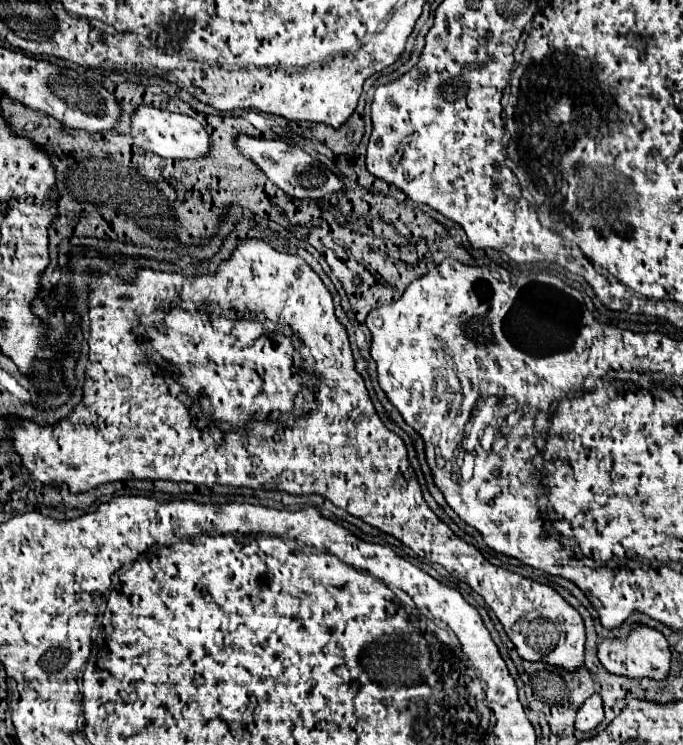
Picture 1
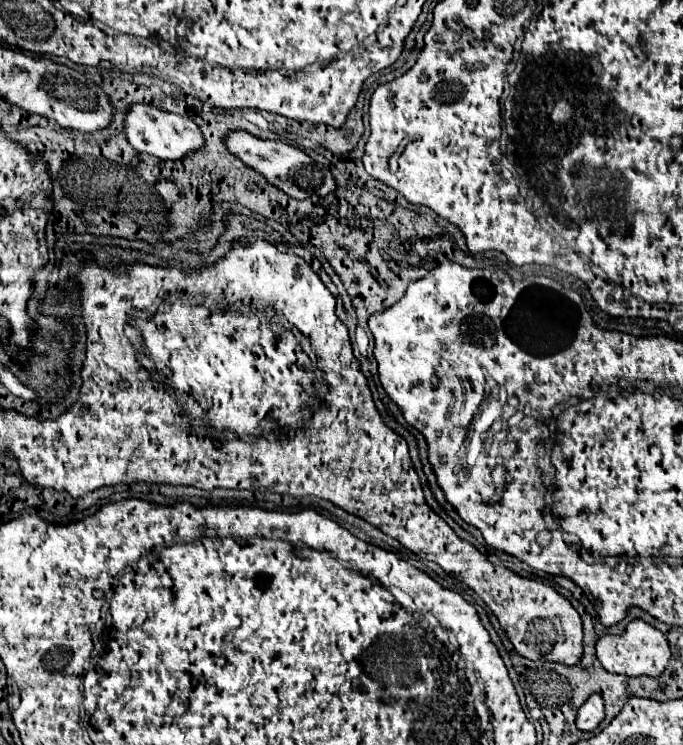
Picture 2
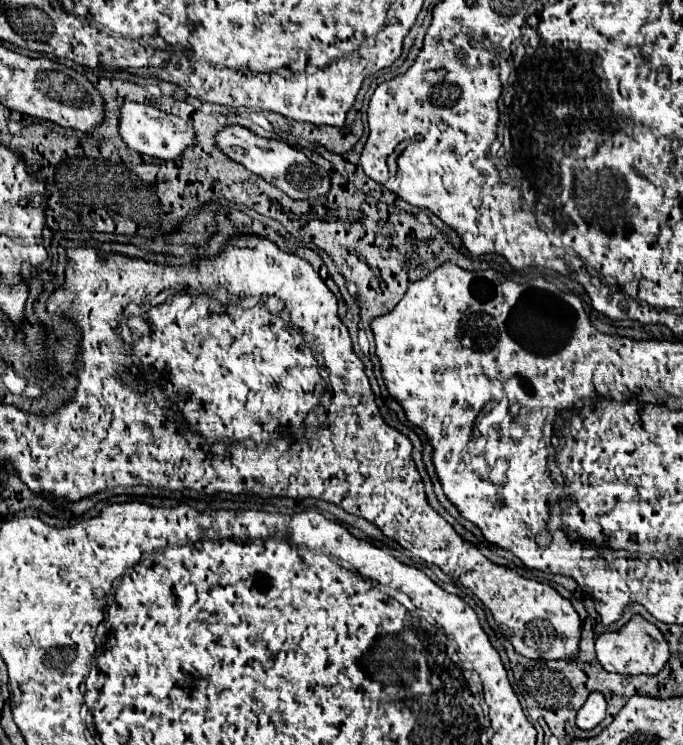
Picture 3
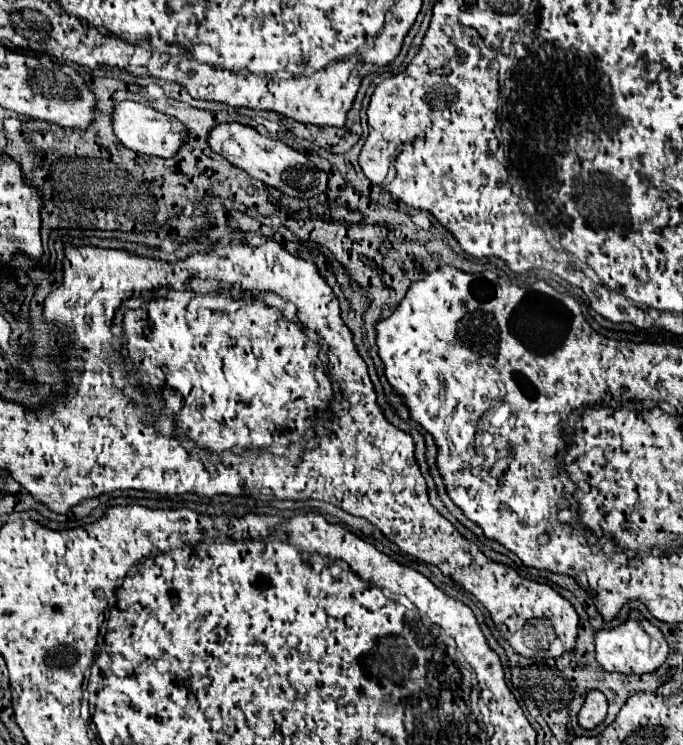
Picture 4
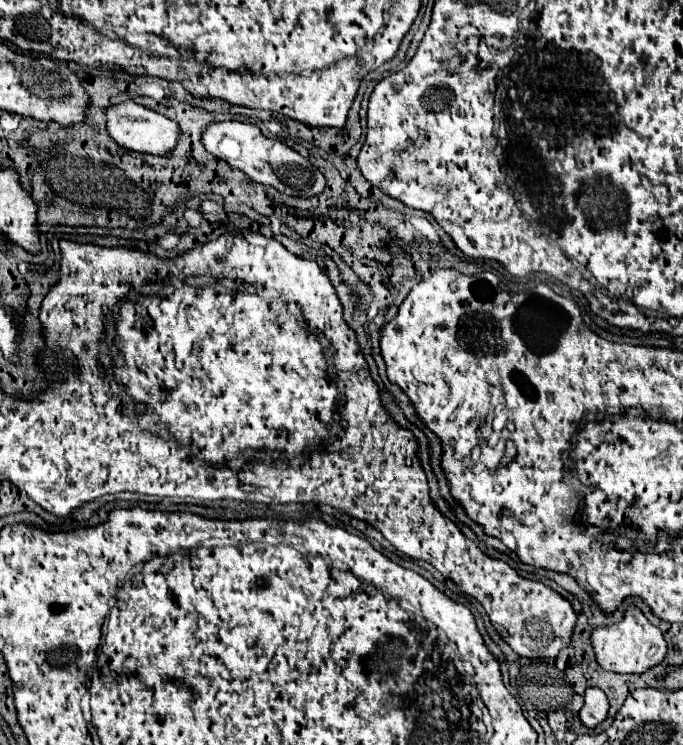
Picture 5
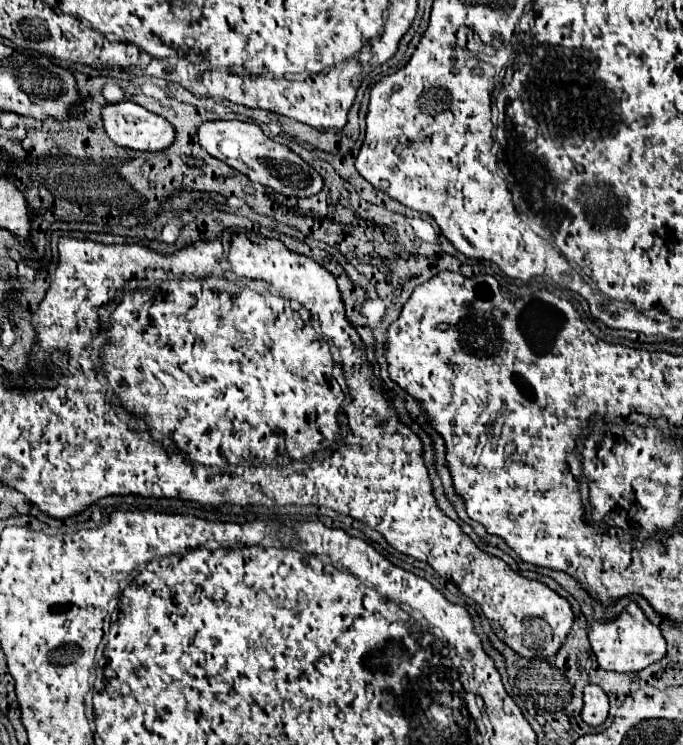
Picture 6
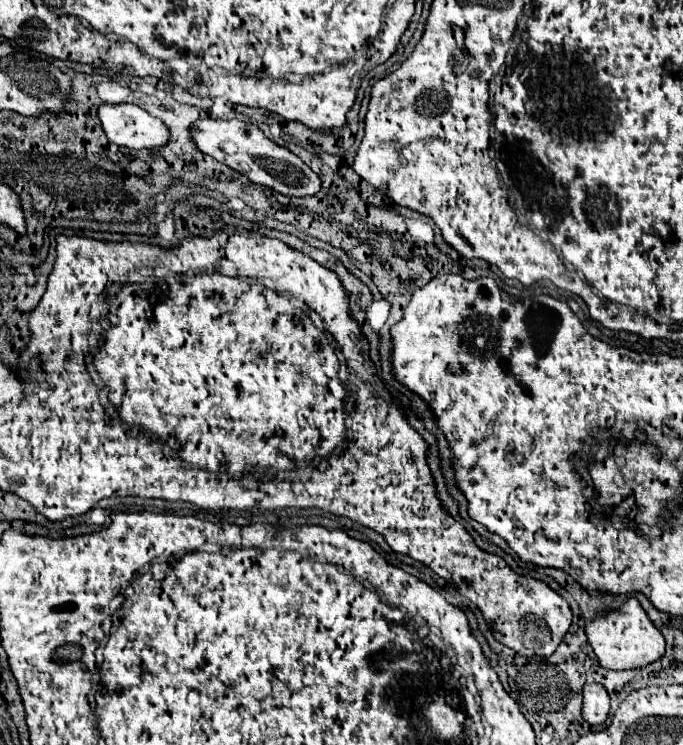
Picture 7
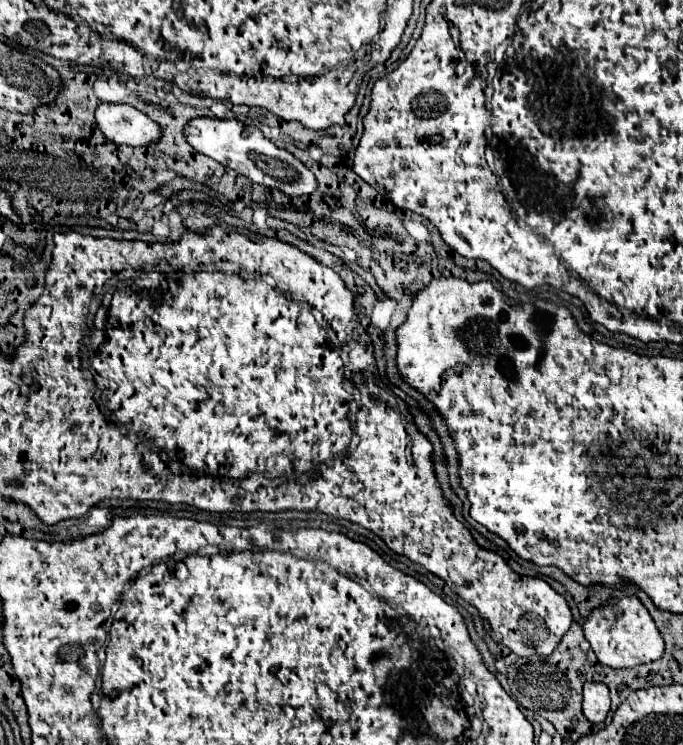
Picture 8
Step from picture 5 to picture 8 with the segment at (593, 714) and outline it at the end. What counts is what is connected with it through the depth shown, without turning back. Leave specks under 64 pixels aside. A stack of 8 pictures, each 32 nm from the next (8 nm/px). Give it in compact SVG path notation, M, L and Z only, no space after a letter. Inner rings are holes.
M586 682L584 684L584 716L592 724L604 722L610 710L610 696L608 686L602 682Z

